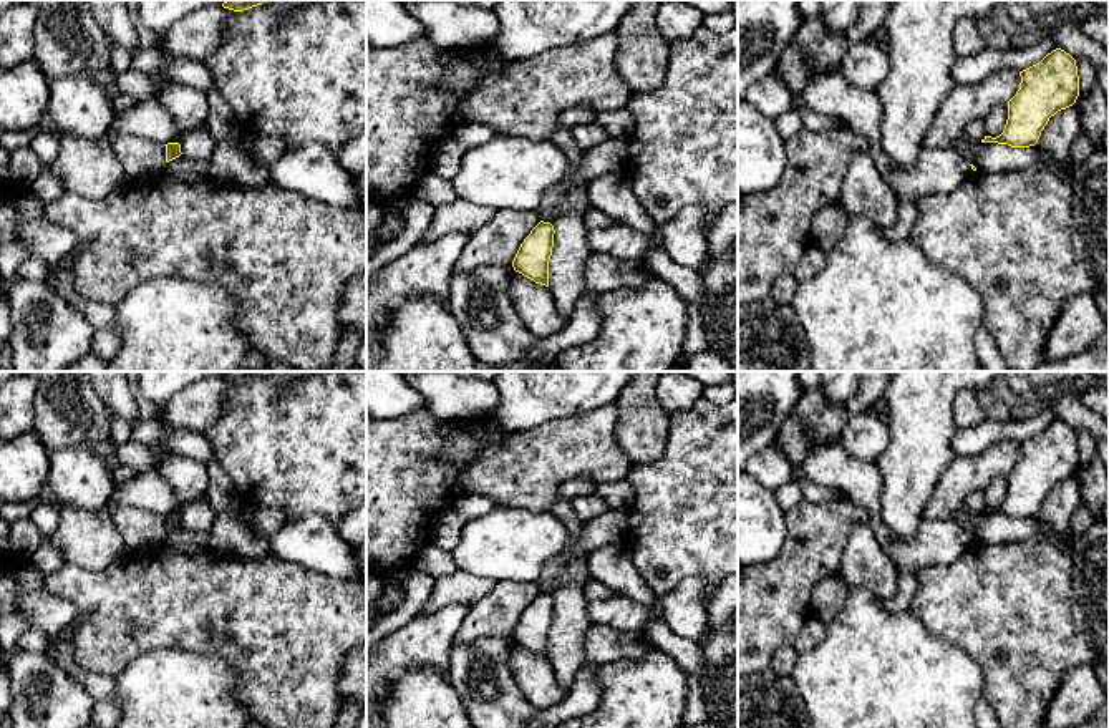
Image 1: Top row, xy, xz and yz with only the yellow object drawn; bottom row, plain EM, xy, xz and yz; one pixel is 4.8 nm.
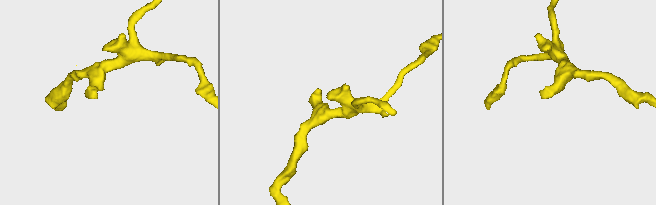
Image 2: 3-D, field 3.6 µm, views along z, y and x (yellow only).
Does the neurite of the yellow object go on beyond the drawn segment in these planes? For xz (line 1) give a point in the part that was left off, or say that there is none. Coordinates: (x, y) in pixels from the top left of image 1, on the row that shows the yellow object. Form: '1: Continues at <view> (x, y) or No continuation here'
1: No continuation here

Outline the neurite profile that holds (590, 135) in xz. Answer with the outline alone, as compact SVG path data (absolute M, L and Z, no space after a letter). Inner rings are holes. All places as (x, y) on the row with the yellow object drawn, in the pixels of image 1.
M595 123L575 126L572 129L572 134L582 153L587 153L593 146L602 144L608 139L608 134Z

